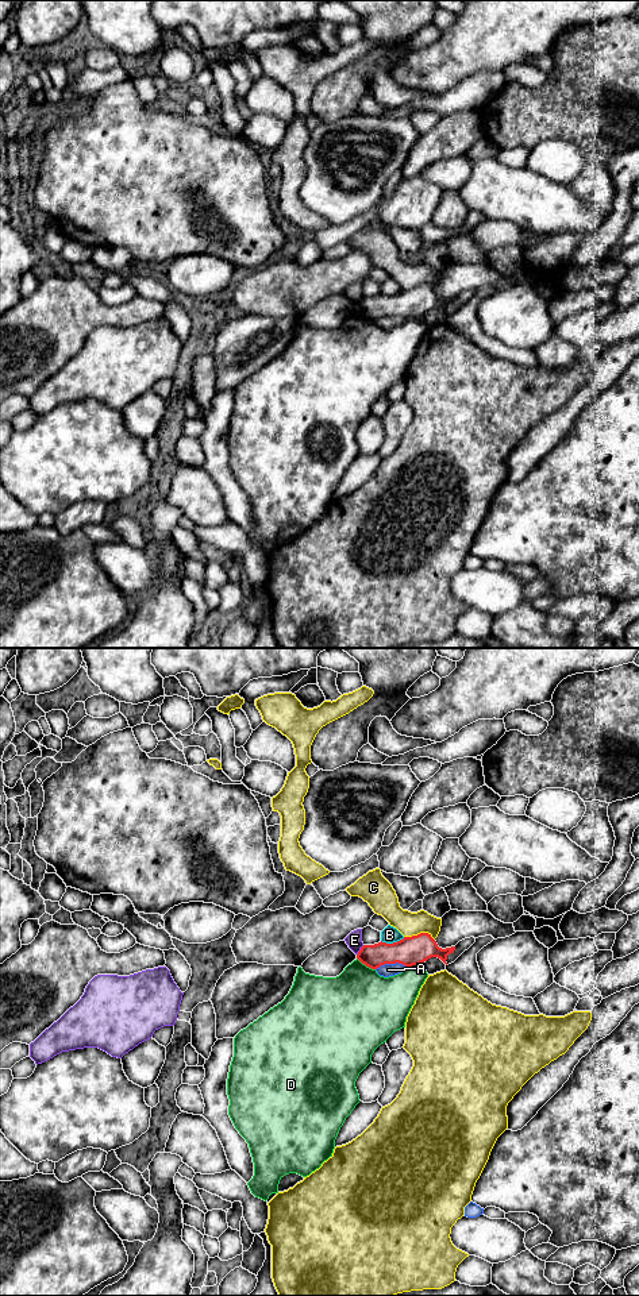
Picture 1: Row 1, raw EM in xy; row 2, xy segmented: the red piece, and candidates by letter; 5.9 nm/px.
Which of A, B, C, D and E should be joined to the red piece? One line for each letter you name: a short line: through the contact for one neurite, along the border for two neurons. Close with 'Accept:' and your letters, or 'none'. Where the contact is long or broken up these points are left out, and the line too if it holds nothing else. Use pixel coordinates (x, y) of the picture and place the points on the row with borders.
Accept: none

